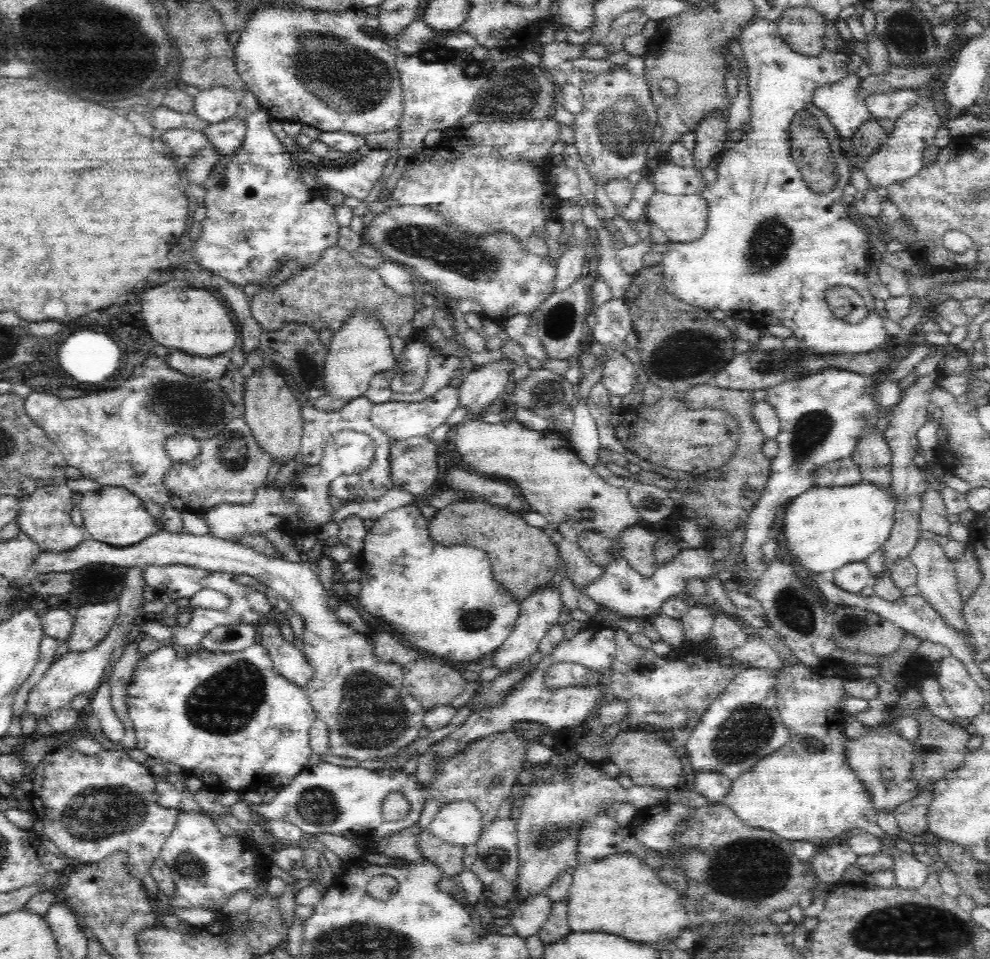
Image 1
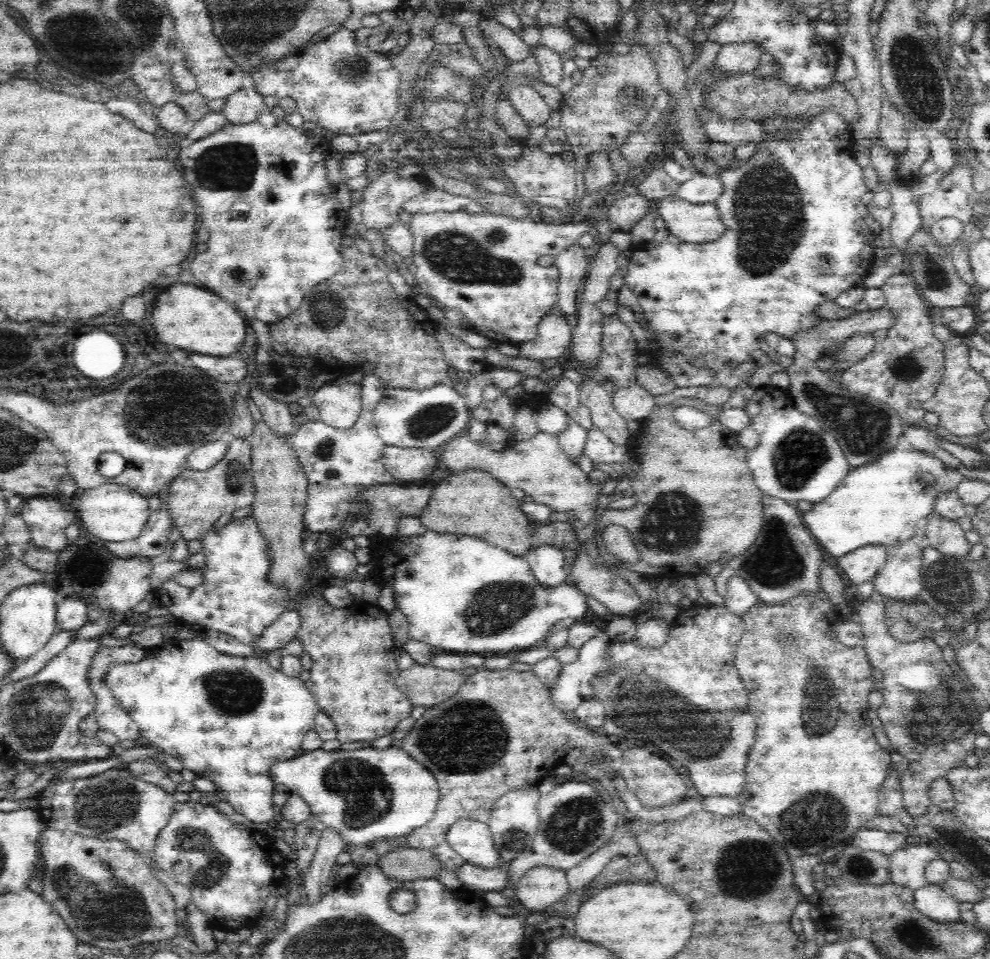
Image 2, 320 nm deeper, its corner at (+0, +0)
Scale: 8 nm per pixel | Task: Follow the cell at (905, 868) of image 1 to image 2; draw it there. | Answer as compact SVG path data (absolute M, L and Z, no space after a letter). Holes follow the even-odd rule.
M926 885L914 892L915 908L925 917L939 924L962 922L959 903L943 892L939 885Z

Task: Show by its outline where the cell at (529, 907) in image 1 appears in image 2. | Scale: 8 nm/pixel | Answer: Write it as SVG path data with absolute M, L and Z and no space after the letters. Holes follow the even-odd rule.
M551 866L531 868L515 888L516 897L530 913L550 907L568 892L567 871Z

